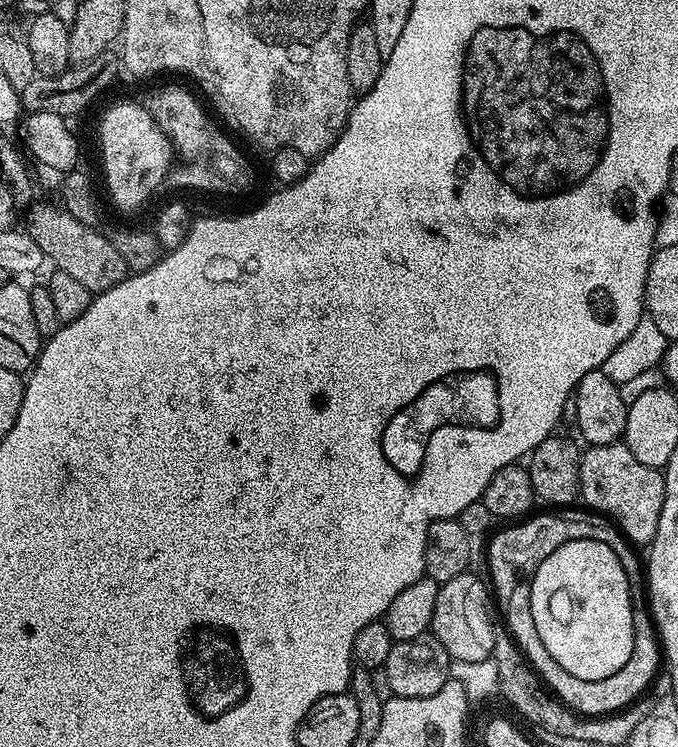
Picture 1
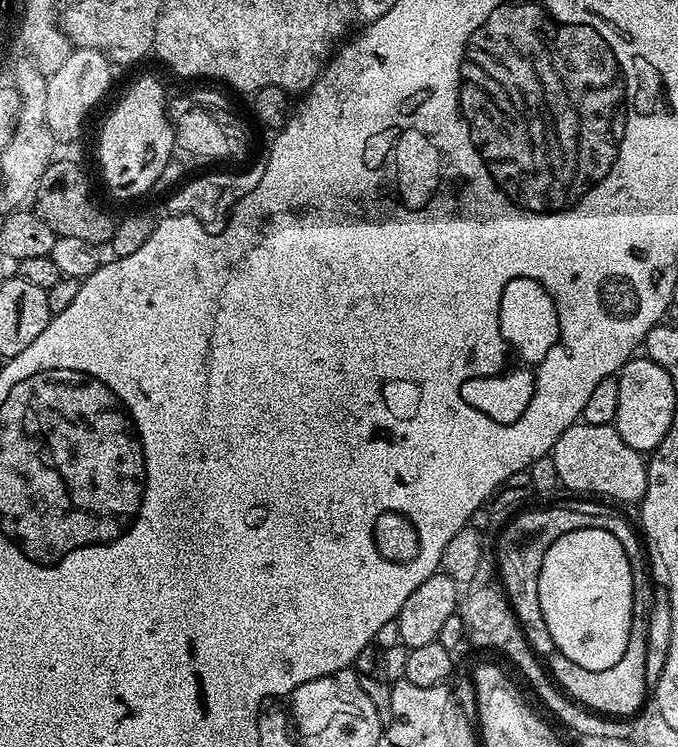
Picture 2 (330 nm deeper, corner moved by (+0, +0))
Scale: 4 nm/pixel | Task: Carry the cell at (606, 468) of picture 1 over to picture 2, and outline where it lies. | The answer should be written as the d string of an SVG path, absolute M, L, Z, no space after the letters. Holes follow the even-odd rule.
M583 422L572 424L562 434L562 438L554 442L550 455L554 467L558 469L561 489L569 488L572 492L593 492L596 496L605 496L608 500L617 500L620 504L632 504L632 506L639 505L644 499L648 485L648 465L645 457L638 450L626 446L626 442L622 442L622 434L618 434L618 430L613 425L594 426Z

